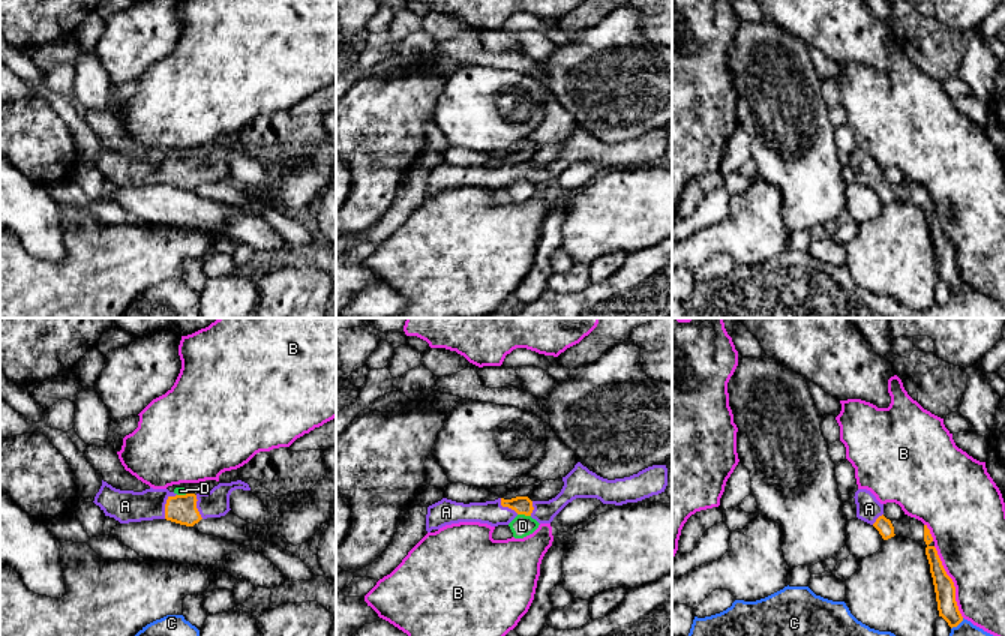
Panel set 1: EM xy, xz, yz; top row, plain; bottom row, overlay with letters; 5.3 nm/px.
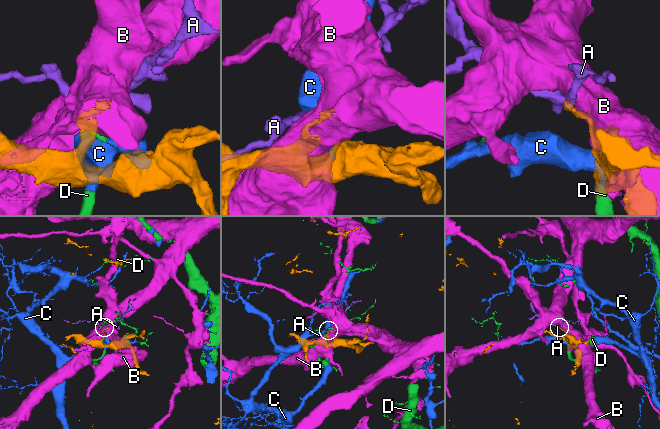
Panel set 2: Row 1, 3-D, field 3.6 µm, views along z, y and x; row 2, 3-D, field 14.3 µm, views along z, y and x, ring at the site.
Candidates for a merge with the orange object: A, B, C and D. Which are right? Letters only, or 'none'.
A

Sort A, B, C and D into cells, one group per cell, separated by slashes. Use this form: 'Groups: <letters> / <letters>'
Groups: A / B / C D

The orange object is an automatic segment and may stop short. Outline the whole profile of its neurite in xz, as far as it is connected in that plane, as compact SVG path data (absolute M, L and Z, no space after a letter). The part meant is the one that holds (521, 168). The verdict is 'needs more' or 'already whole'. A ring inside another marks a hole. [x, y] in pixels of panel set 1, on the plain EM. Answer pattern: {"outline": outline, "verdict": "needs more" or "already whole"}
{"outline": "M580 126L562 141L561 156L549 165L531 165L528 160L498 162L486 166L456 166L447 162L428 171L426 195L459 186L480 186L490 190L508 189L518 178L531 180L538 188L554 182L576 162L597 162L603 168L622 170L664 156L666 129L652 129L624 142L608 144L590 135Z", "verdict": "needs more"}

